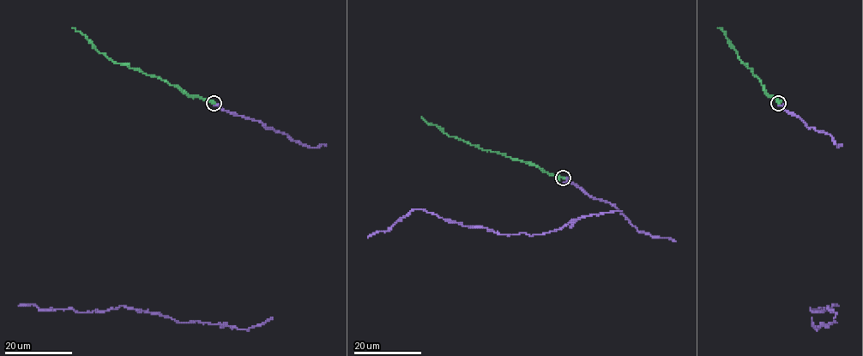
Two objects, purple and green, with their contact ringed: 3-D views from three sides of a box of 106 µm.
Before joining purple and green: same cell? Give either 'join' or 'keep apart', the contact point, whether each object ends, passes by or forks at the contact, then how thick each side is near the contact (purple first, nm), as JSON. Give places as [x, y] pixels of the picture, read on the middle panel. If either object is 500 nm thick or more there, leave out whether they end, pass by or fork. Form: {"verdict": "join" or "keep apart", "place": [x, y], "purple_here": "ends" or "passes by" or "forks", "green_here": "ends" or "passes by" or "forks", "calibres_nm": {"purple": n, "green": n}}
{"verdict": "join", "place": [563, 178], "purple_here": "ends", "green_here": "ends", "calibres_nm": {"purple": 340, "green": 320}}

